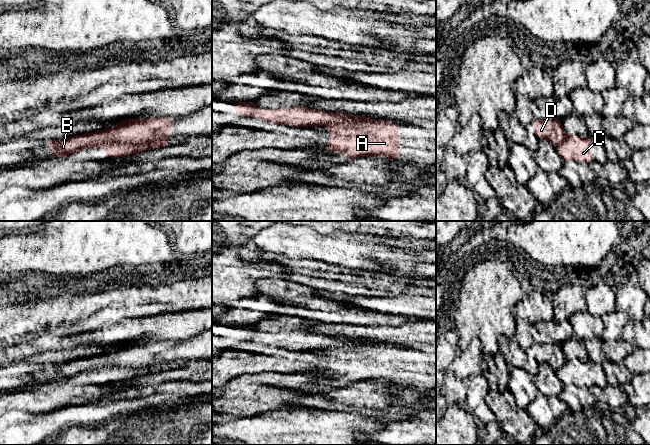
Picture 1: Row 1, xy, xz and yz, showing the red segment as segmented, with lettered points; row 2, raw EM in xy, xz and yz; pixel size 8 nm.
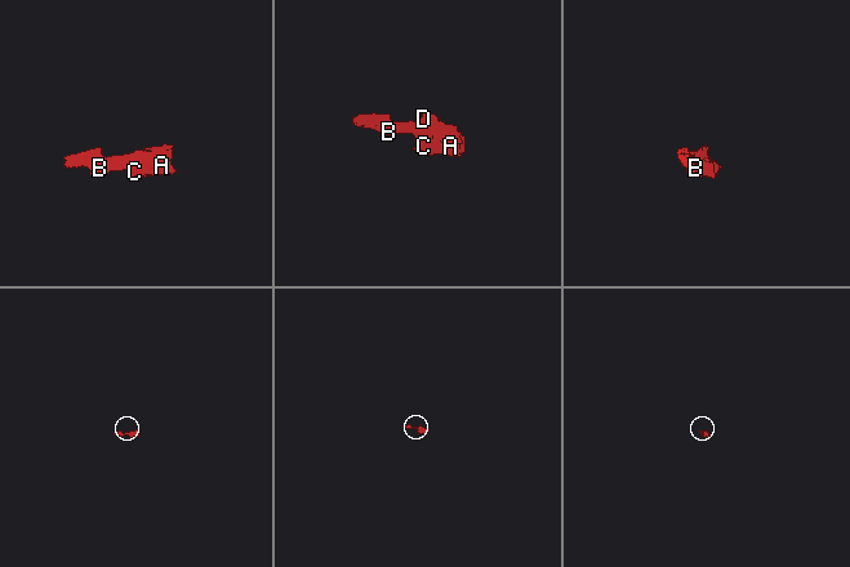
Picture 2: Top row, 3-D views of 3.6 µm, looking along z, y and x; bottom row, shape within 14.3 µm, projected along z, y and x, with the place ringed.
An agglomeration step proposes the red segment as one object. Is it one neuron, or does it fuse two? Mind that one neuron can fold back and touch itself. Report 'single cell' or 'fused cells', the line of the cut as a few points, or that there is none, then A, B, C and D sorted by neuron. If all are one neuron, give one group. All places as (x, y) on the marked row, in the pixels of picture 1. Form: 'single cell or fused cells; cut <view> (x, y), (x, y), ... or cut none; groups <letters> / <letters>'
fused cells; cut xy (165, 137), (136, 143), (109, 142), (104, 144); groups A C / B D

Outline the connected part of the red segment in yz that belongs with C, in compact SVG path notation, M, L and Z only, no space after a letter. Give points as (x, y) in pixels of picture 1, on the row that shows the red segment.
M577 134L565 135L563 142L557 147L557 151L564 161L575 160L576 162L592 162L591 151L592 138L581 138Z

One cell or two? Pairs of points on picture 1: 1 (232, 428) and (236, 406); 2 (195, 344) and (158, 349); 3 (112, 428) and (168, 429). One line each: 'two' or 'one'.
1: two
2: one
3: one

